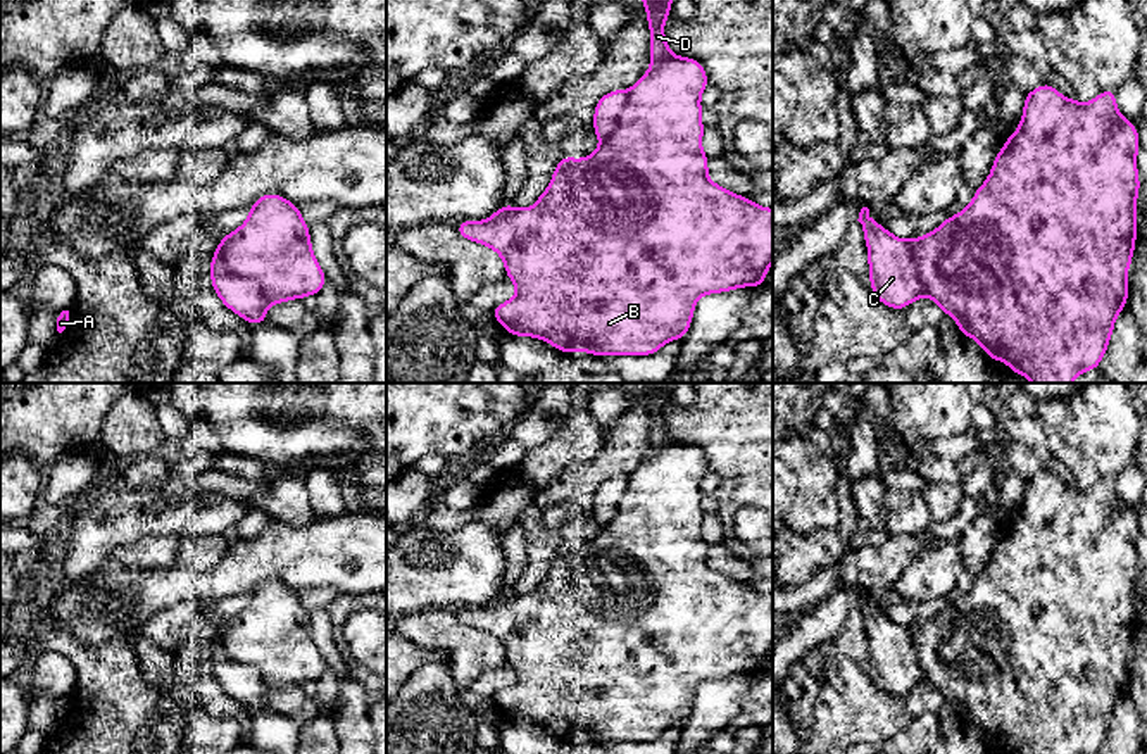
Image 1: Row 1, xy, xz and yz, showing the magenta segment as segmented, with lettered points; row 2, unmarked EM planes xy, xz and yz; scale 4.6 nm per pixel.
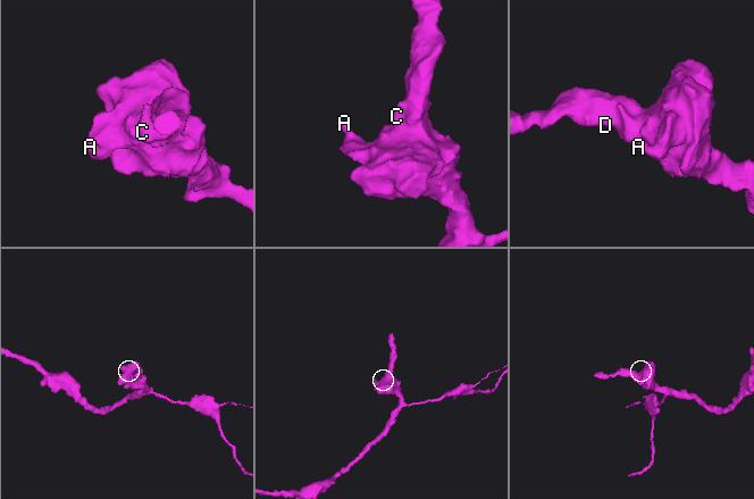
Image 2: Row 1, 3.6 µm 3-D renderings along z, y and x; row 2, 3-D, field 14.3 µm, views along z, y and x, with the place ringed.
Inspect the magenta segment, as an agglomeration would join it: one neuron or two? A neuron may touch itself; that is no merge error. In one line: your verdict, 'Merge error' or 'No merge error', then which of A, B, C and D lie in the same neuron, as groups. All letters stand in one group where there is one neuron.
Merge error. Groups: A B D / C

